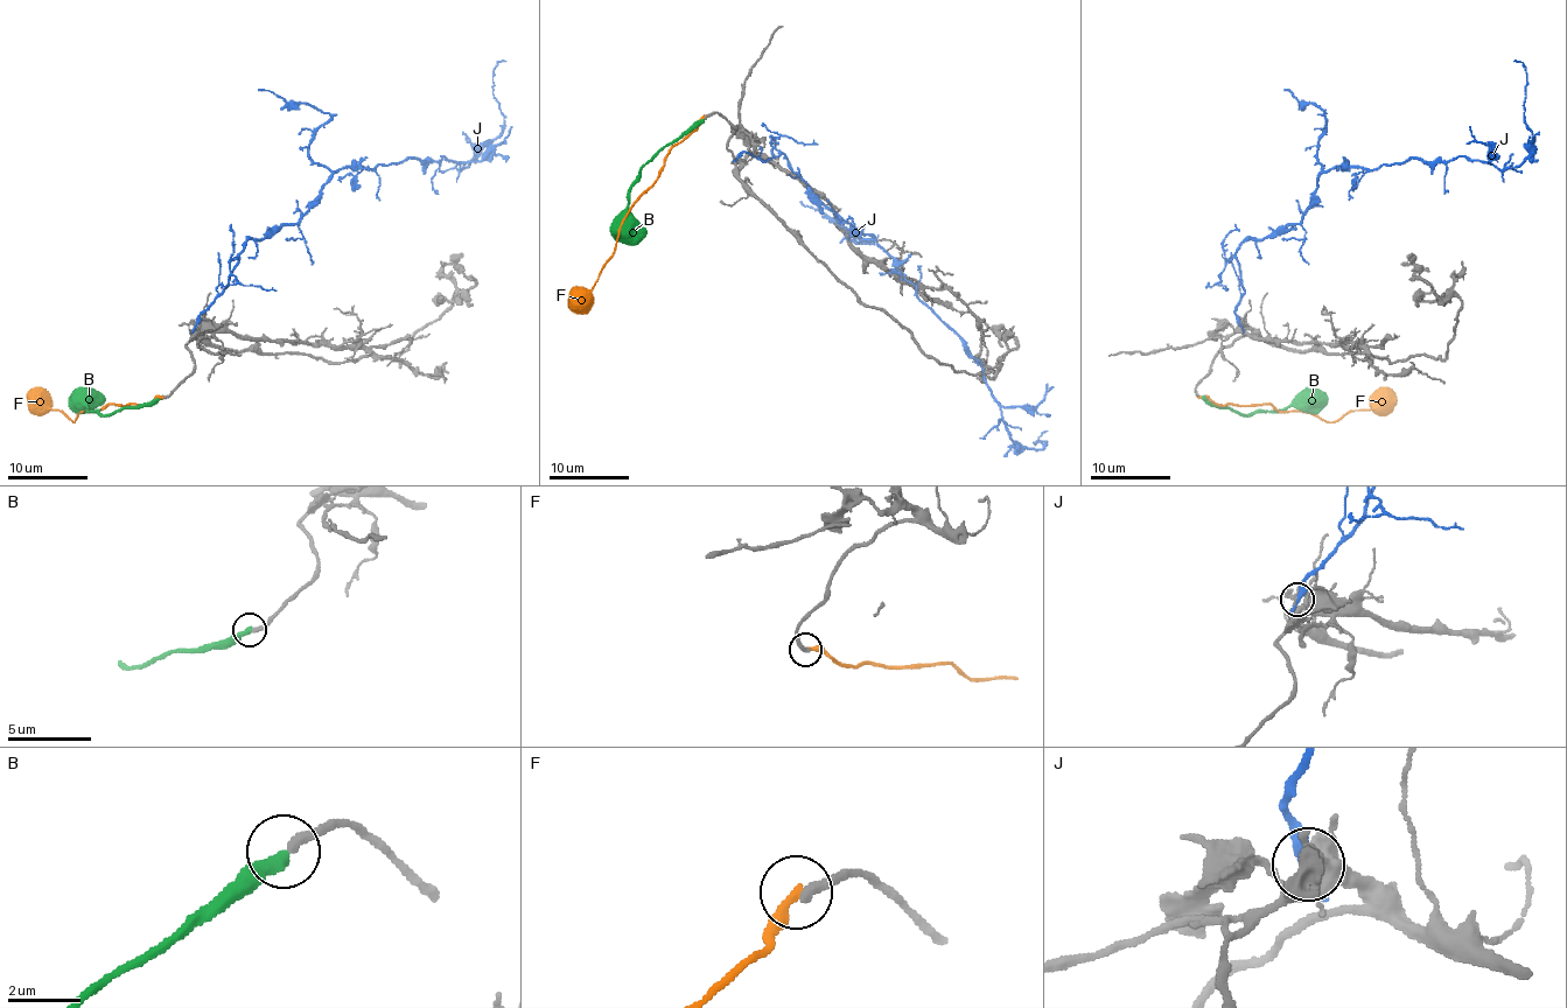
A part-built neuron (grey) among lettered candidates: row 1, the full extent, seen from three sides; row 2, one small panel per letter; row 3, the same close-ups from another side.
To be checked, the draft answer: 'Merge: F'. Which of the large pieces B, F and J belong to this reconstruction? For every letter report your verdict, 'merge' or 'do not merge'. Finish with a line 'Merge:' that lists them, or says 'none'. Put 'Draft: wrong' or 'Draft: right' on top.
Draft: right
B: do not merge
F: merge
J: do not merge
Merge: F

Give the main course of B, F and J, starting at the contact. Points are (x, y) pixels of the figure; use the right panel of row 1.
B: (1202, 398), (1249, 415), (1252, 412), (1316, 406), (1327, 396)
F: (1200, 398), (1226, 406), (1273, 404), (1280, 412), (1319, 415), (1335, 421), (1347, 412), (1369, 410), (1393, 393)
J: (1240, 326), (1238, 246), (1296, 224), (1323, 172), (1466, 156), (1516, 168), (1532, 134), (1526, 71), (1515, 62)

